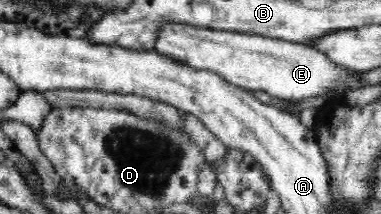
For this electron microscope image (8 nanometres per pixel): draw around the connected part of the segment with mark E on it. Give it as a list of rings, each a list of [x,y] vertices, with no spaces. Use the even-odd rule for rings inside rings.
[[[164,22],[158,27],[155,51],[176,57],[198,70],[213,71],[247,90],[265,91],[272,97],[298,101],[338,89],[362,89],[356,70],[335,64],[320,50],[307,44],[272,39],[262,35],[213,30],[194,24]]]

